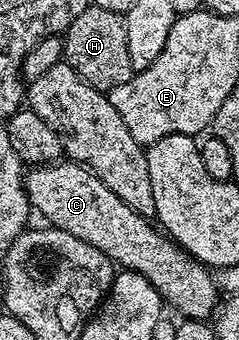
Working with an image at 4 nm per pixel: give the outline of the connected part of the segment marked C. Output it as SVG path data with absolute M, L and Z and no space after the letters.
M53 162L36 166L24 176L24 188L28 192L28 203L45 216L47 223L53 228L66 230L66 234L74 234L74 238L82 238L82 242L90 242L94 250L102 250L113 265L121 269L137 272L146 278L158 290L161 301L181 312L180 316L189 320L207 321L217 311L218 280L215 275L200 261L184 251L167 232L161 230L149 217L138 214L106 182L102 182L88 168L75 162Z

